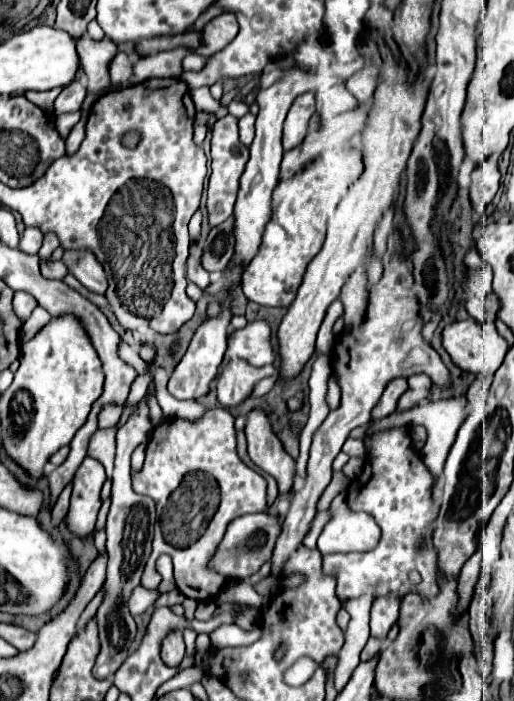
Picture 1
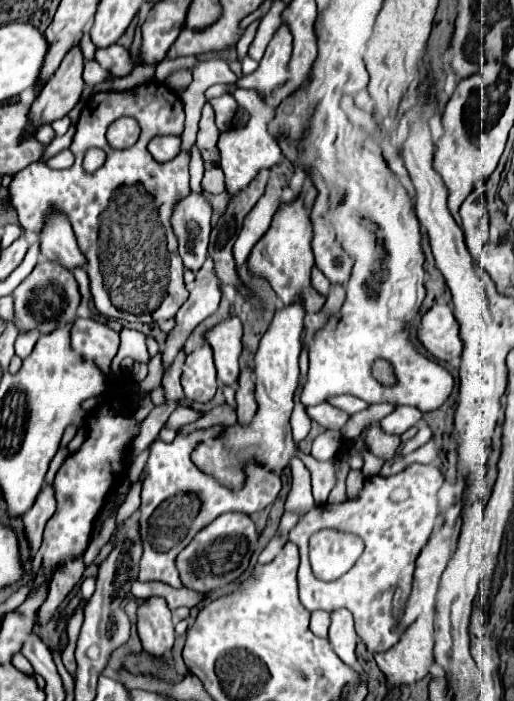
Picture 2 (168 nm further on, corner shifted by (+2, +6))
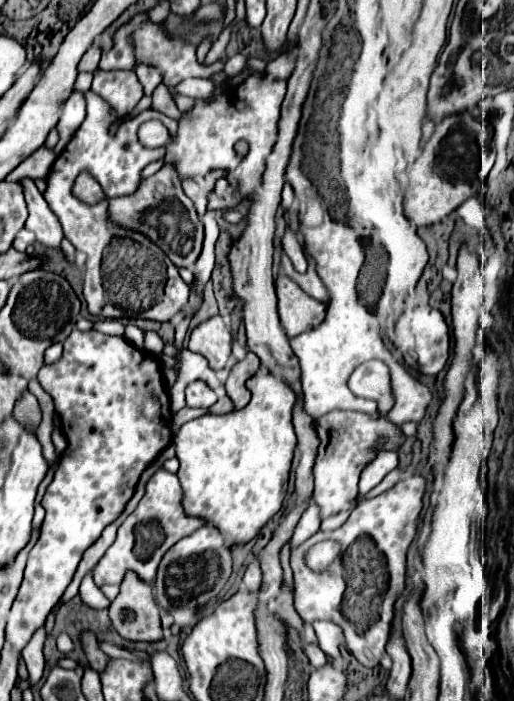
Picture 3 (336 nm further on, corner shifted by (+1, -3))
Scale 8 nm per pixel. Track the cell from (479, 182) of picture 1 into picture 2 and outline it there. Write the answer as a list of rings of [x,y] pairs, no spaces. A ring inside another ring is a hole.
[[[475,190],[465,198],[463,206],[461,206],[461,218],[463,218],[463,232],[467,238],[467,246],[471,250],[471,254],[479,254],[481,248],[487,242],[487,232],[489,232],[489,224],[487,224],[487,212],[483,206],[483,196],[479,196]]]

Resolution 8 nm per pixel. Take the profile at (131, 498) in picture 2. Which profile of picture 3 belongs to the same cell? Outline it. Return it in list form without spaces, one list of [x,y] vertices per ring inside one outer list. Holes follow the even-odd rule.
[[[90,573],[82,579],[80,599],[82,599],[84,605],[88,605],[88,607],[92,607],[92,609],[106,609],[106,605],[110,605],[110,599],[94,585]]]

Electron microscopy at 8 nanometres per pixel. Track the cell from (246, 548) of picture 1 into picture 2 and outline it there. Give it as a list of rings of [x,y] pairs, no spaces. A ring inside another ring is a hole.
[[[221,514],[207,528],[203,528],[197,534],[197,538],[193,538],[191,544],[177,556],[177,568],[181,572],[185,588],[195,590],[199,594],[207,594],[213,588],[221,588],[239,580],[243,572],[249,568],[249,560],[253,550],[257,548],[257,540],[259,532],[255,528],[255,522],[247,514]]]

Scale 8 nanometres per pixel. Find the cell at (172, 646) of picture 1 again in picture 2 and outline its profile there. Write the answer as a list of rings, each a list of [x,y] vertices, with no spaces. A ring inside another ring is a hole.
[[[149,598],[137,610],[137,632],[145,652],[161,656],[173,648],[175,624],[173,614],[163,598]]]

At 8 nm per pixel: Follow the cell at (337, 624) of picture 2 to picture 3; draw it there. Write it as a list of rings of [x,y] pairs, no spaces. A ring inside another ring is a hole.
[[[314,621],[312,623],[316,635],[318,635],[318,641],[320,641],[320,647],[326,655],[330,655],[332,659],[340,661],[340,645],[342,645],[342,629],[338,625],[332,625],[328,621]]]

